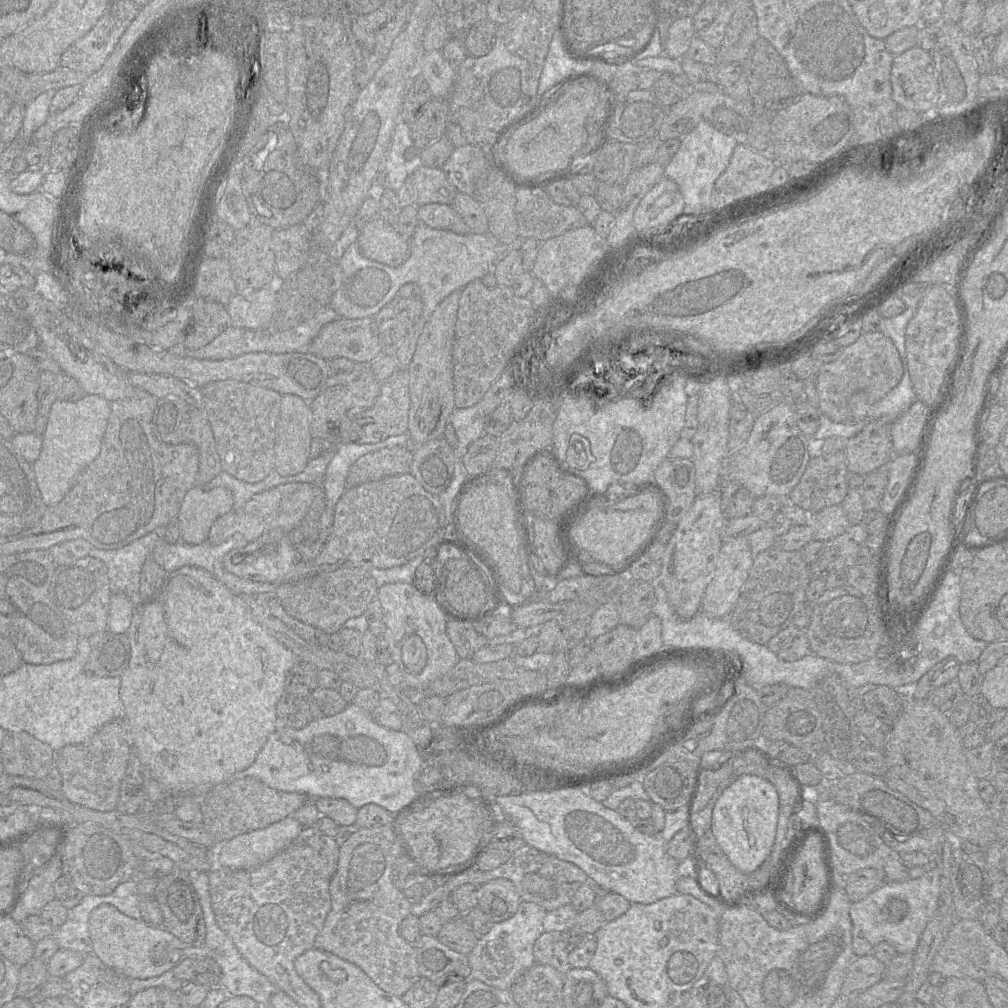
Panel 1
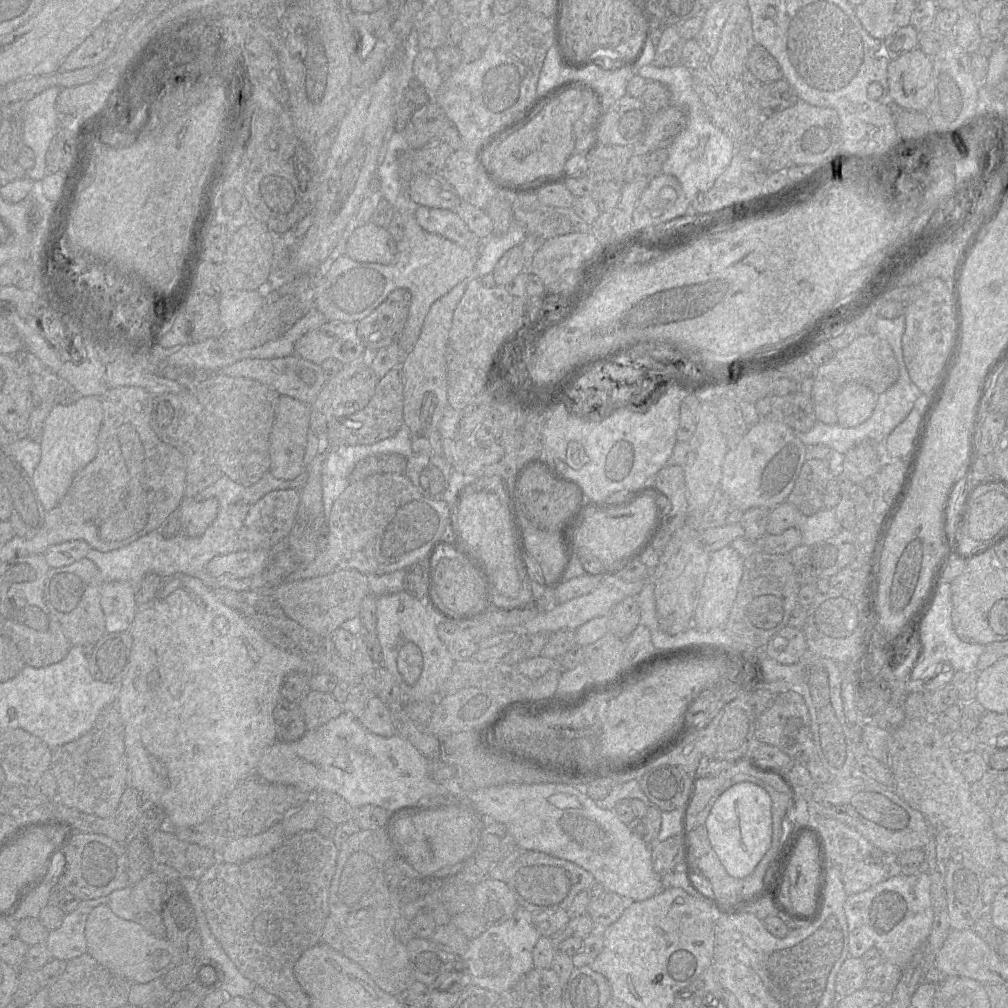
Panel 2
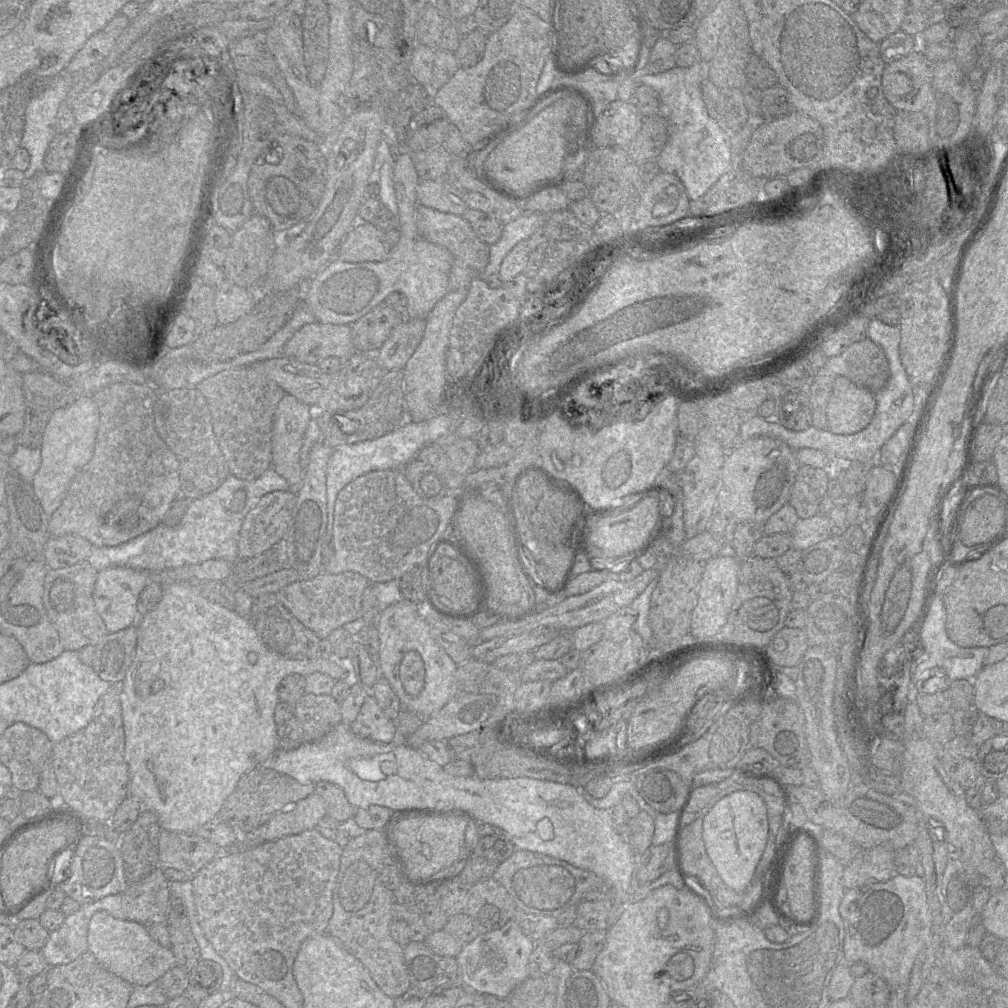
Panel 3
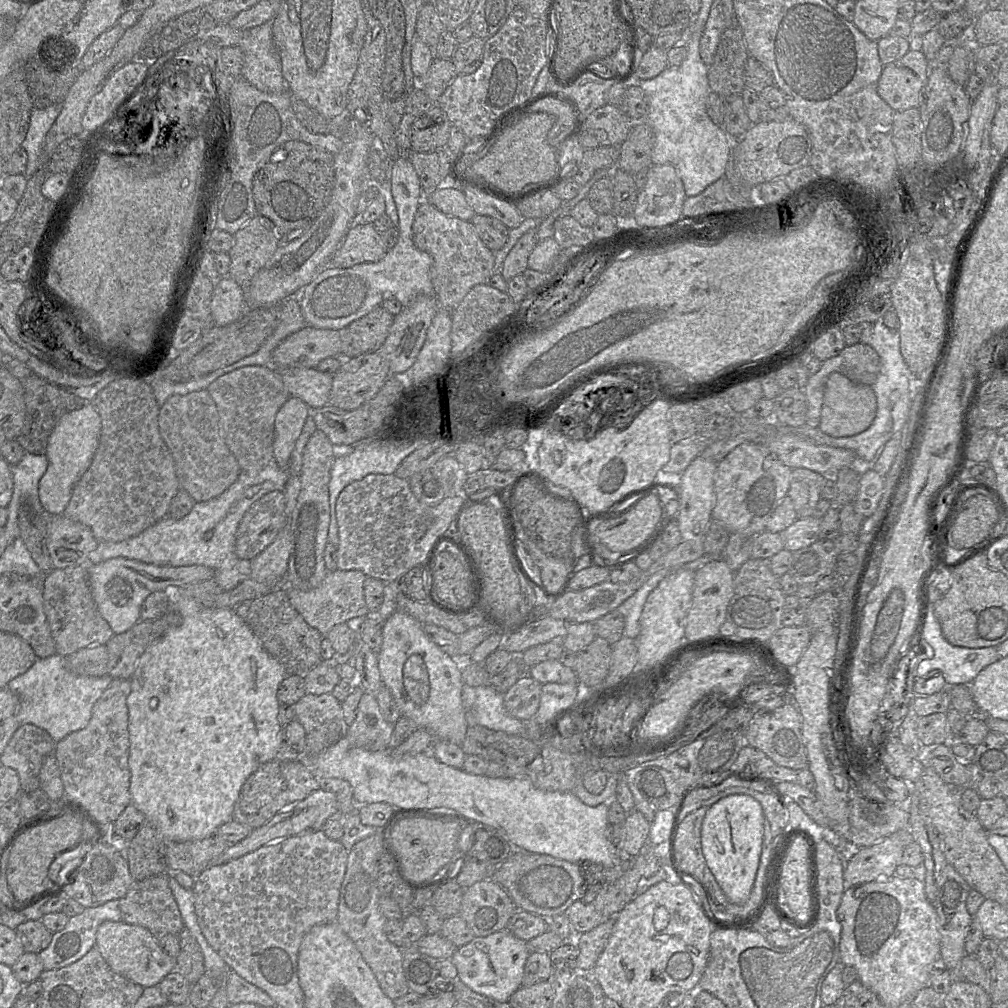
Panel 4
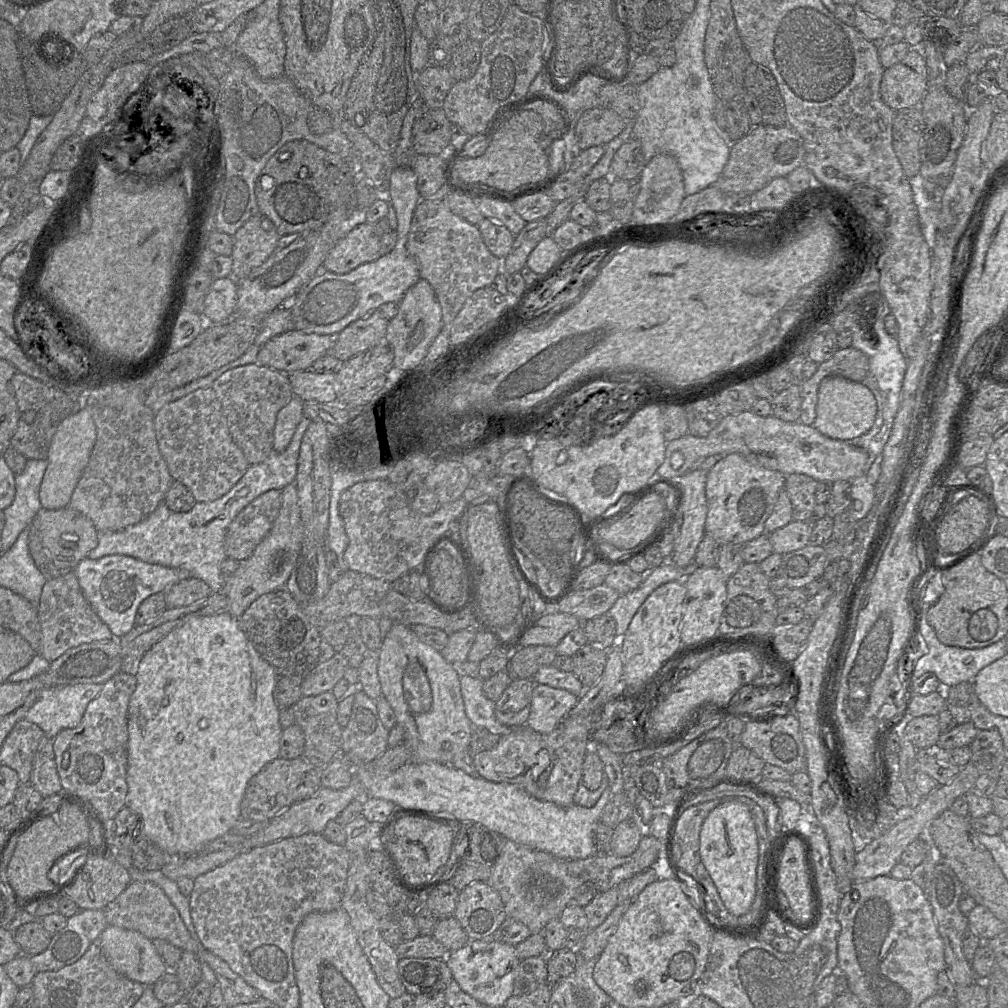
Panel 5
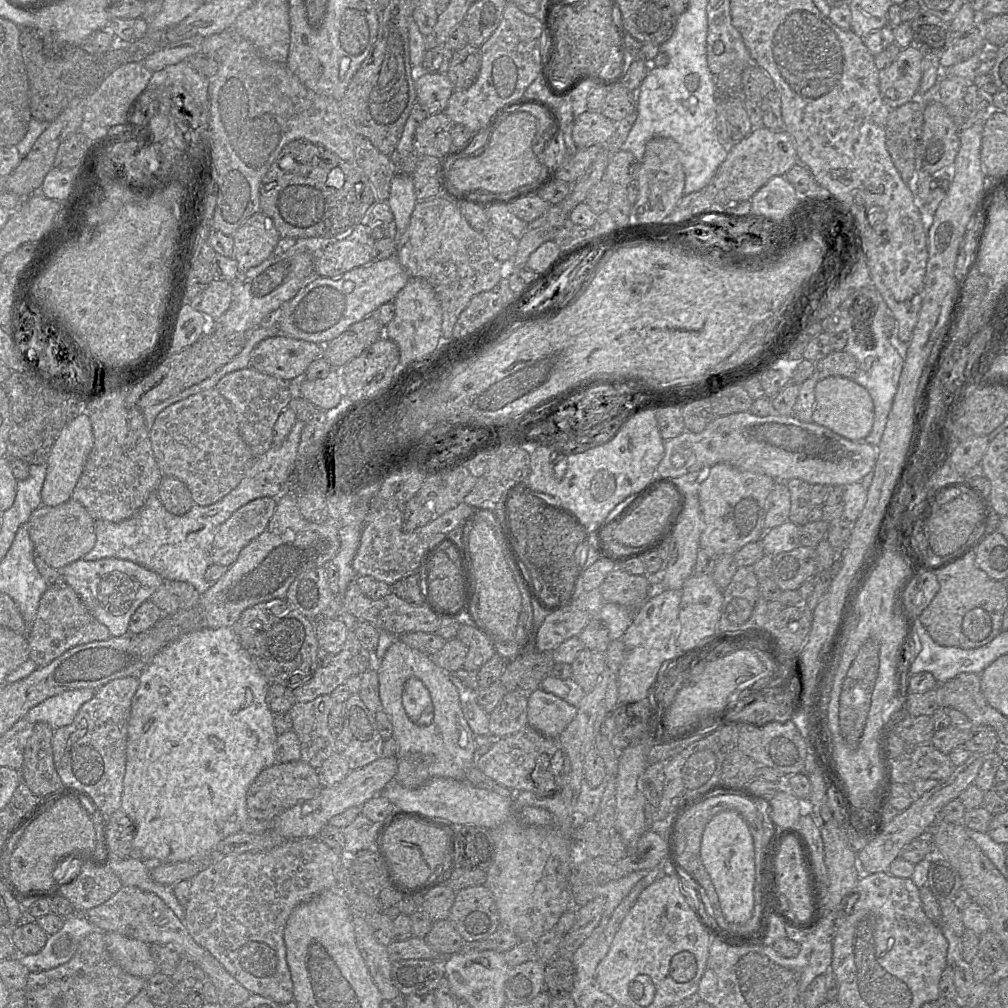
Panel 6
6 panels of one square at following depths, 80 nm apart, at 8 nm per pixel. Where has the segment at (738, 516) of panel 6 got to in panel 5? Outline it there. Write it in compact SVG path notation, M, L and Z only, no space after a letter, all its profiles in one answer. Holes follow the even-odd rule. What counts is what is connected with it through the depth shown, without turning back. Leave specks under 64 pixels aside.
M731 453L718 461L707 473L708 511L705 534L718 544L744 544L765 533L764 524L784 488L786 476L748 461L739 453Z

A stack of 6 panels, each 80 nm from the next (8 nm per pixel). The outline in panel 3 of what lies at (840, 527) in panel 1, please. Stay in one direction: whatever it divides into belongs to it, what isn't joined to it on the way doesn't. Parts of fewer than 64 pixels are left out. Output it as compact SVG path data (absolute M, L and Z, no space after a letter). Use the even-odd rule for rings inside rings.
M816 514L810 518L799 518L791 532L792 548L805 550L831 536L828 515Z

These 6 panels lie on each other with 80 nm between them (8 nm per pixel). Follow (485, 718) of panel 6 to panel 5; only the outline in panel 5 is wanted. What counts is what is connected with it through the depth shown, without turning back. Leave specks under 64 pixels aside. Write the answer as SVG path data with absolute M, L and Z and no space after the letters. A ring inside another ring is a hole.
M460 676L466 715L474 727L485 728L497 735L507 734L514 728L497 721L494 714L495 702L485 696L482 689L483 682L480 677Z

